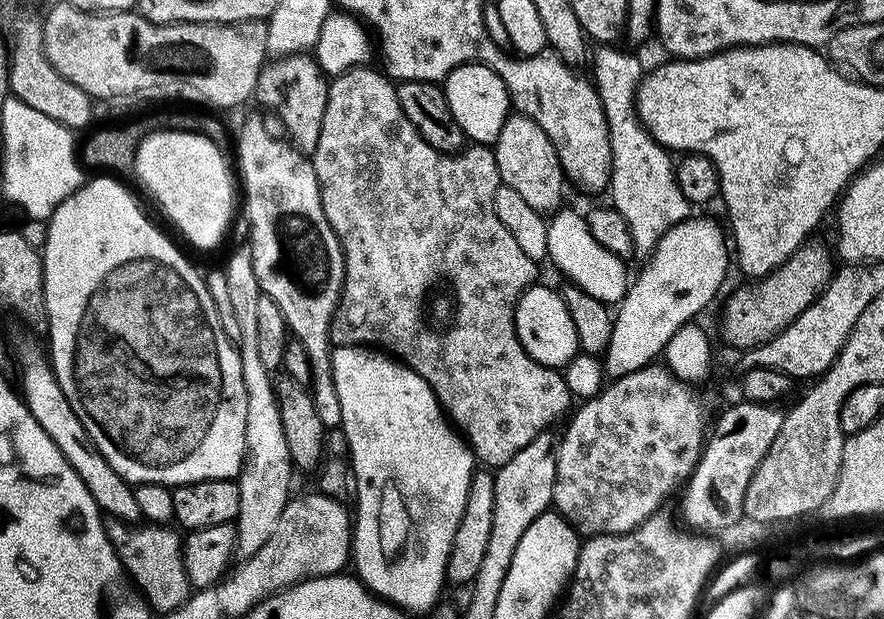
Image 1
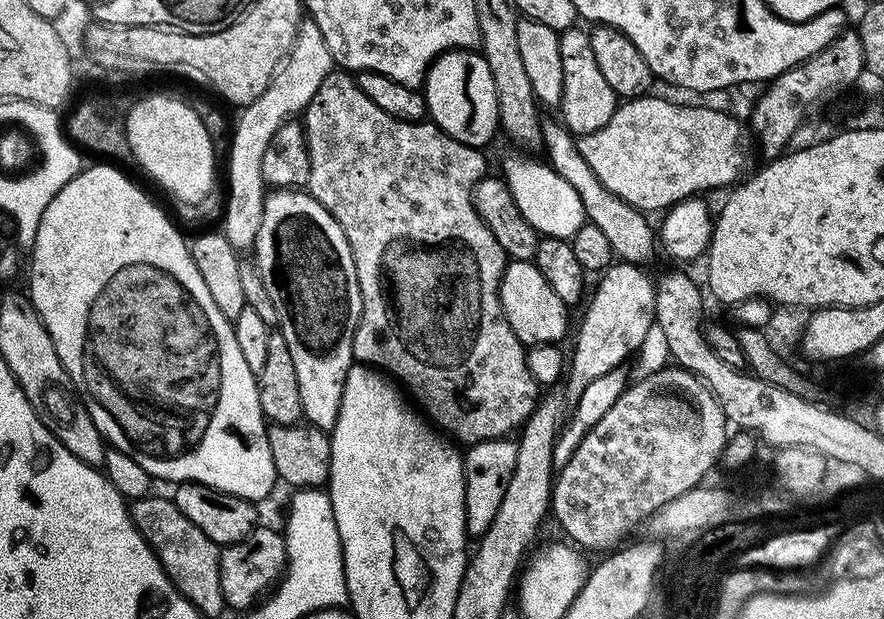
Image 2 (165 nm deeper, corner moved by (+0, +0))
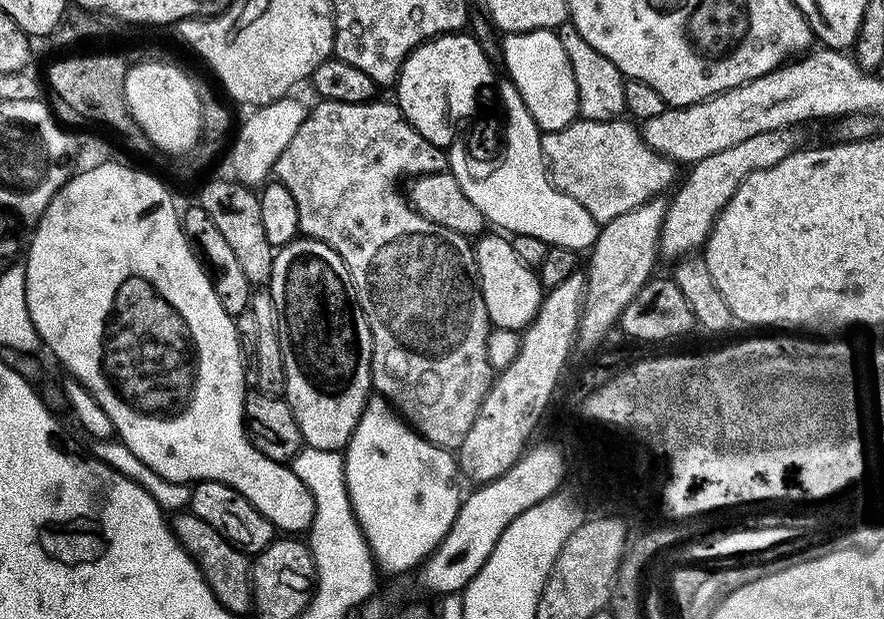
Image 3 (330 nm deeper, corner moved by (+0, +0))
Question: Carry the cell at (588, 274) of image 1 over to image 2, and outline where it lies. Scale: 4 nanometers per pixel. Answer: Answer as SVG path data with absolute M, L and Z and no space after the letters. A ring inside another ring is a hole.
M516 156L510 157L504 164L504 173L502 173L504 183L512 191L513 196L518 198L520 212L526 218L526 222L530 222L530 226L536 229L537 233L545 236L557 236L563 240L571 238L586 223L582 200L574 187L570 186L565 178L560 177L549 163L541 162L539 164L536 158L528 159L532 160L519 160Z

